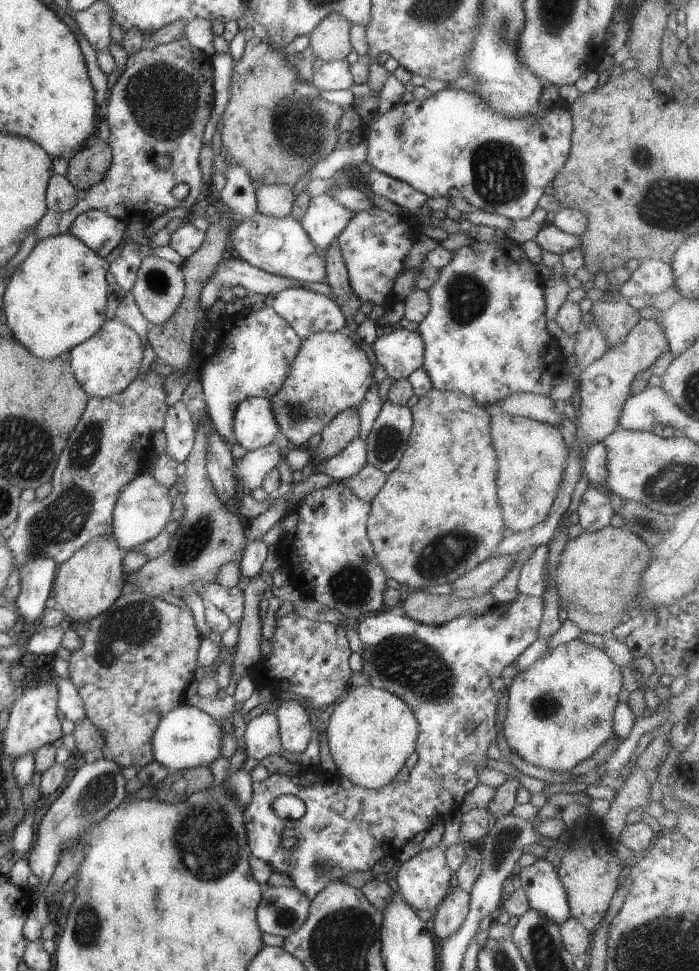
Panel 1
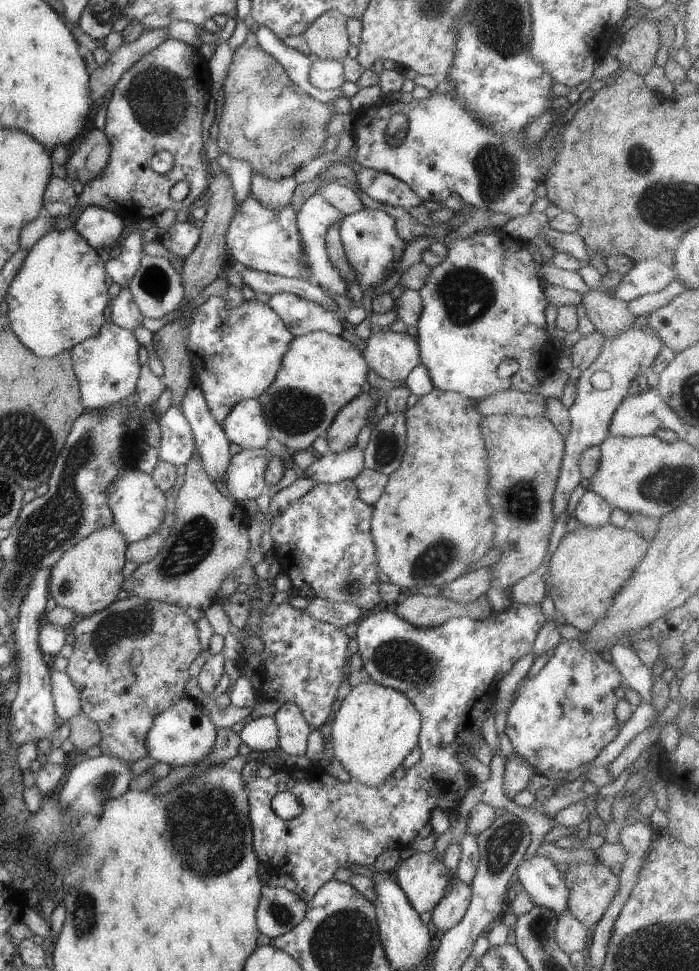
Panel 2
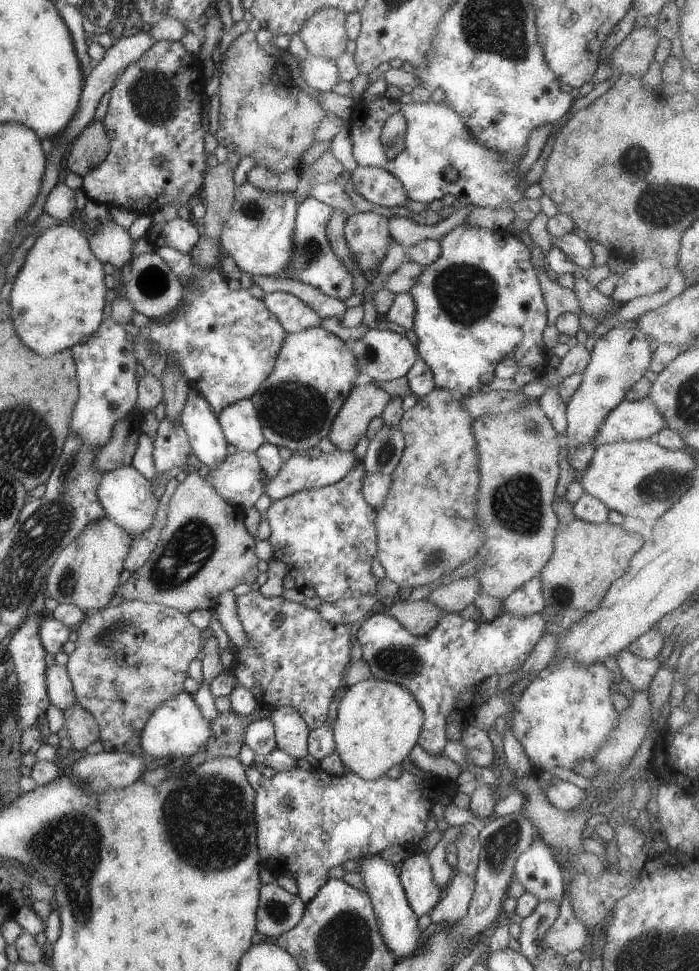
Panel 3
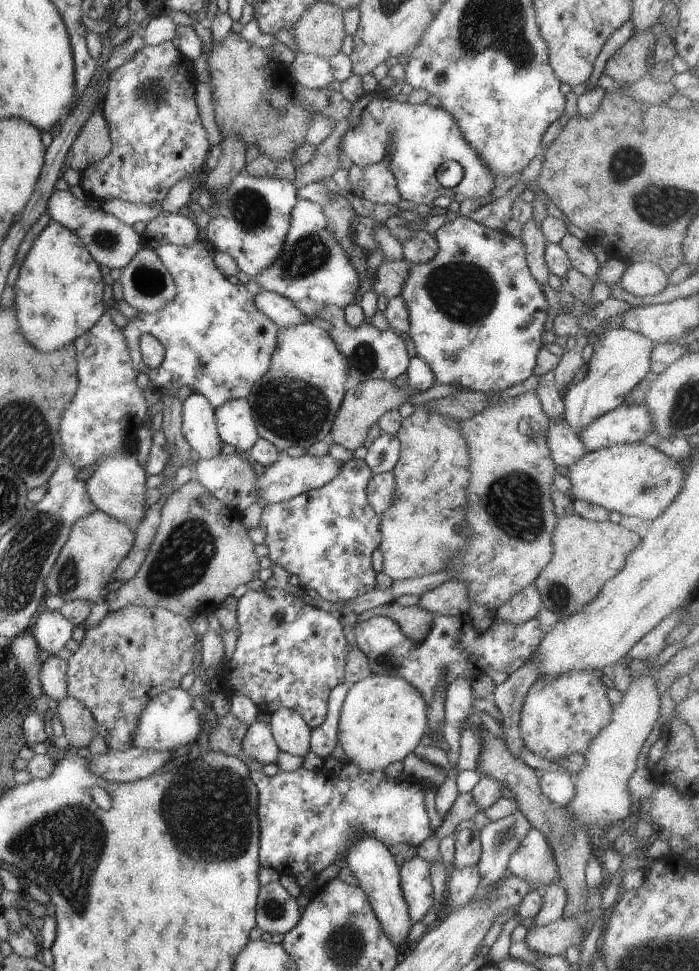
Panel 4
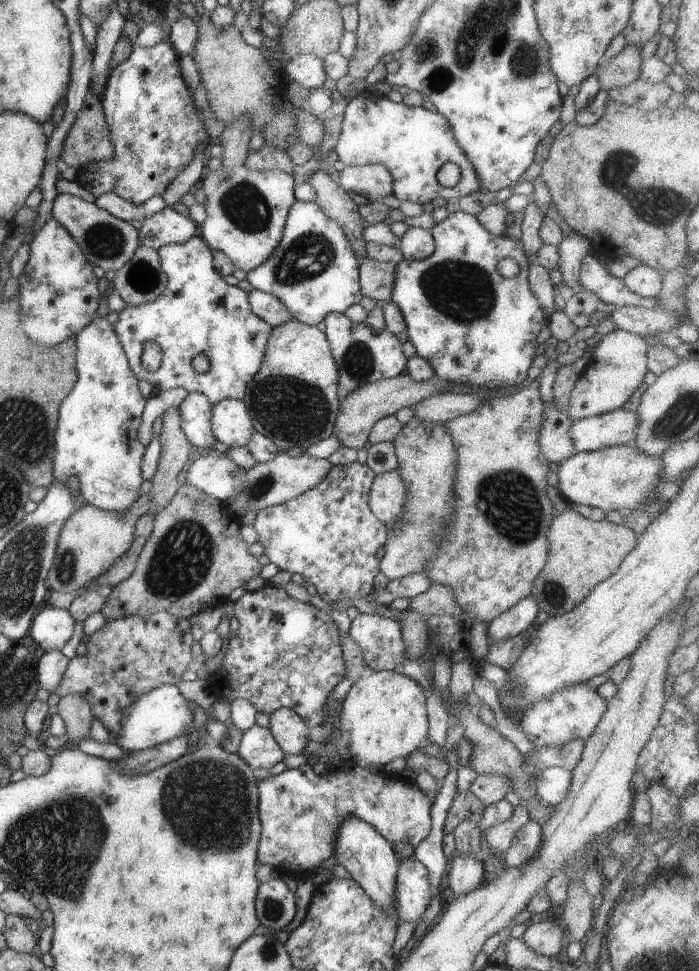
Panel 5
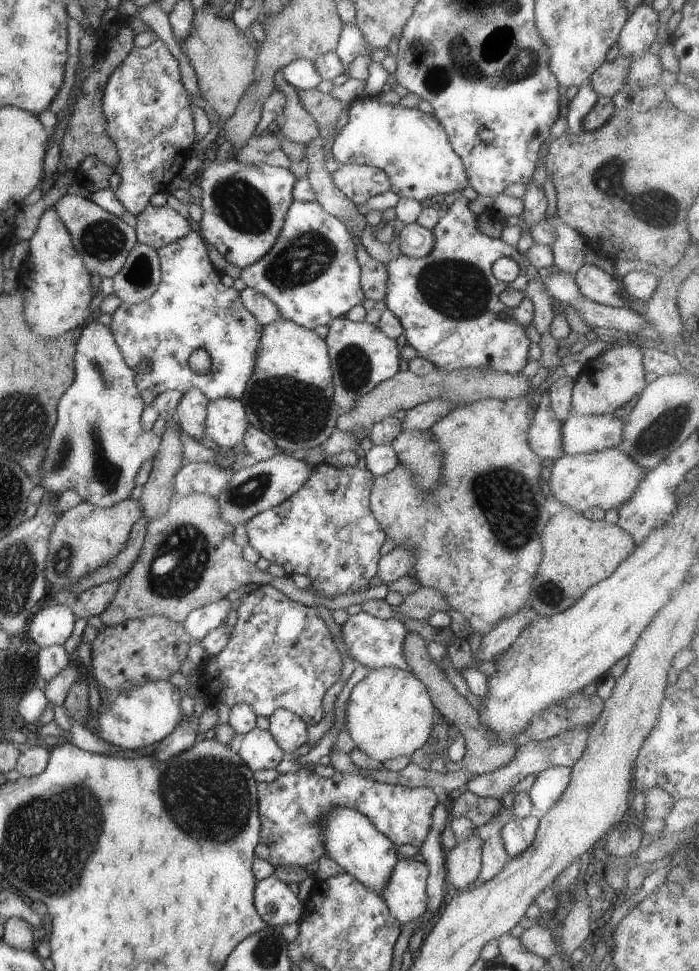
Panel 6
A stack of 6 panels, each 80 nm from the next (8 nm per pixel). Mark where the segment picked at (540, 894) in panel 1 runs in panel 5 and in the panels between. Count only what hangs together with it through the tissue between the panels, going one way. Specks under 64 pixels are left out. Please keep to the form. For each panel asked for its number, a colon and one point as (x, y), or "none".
2: (542, 880)
3: (535, 869)
4: (532, 860)
5: (525, 842)

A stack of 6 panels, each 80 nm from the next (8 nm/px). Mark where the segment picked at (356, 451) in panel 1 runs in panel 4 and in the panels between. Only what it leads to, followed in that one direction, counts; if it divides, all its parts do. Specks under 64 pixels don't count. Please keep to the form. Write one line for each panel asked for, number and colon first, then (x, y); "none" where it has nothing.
2: (330, 467)
3: (298, 473)
4: (287, 477)

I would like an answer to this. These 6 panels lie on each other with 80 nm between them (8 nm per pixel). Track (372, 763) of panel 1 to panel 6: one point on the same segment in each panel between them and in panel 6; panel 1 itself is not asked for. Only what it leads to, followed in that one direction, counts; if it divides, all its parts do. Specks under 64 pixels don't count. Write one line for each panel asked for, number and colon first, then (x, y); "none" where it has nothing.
2: (375, 727)
3: (377, 723)
4: (381, 718)
5: (383, 716)
6: (389, 714)

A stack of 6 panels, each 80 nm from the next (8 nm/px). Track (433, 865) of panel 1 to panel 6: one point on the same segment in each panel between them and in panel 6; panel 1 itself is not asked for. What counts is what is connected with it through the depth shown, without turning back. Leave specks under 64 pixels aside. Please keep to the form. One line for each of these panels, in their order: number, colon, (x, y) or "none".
2: (424, 879)
3: (414, 873)
4: (414, 873)
5: (411, 891)
6: (404, 894)

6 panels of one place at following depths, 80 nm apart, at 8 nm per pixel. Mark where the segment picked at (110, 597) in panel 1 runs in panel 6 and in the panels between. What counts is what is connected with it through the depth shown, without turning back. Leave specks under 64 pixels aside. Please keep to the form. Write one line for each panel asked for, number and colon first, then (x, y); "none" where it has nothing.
2: (86, 578)
3: (86, 573)
4: (96, 543)
5: (91, 539)
6: (83, 538)

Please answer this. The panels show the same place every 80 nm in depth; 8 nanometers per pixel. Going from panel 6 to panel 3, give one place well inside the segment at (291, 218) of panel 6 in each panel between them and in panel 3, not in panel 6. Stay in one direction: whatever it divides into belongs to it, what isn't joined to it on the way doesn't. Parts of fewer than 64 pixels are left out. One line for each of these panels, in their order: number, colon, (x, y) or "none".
3: (313, 262)
4: (312, 270)
5: (312, 271)

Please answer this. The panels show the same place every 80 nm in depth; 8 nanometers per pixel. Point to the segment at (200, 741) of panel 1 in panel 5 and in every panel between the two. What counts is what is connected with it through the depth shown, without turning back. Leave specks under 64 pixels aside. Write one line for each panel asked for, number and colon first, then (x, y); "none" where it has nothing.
2: (182, 734)
3: (175, 728)
4: (168, 720)
5: (160, 715)

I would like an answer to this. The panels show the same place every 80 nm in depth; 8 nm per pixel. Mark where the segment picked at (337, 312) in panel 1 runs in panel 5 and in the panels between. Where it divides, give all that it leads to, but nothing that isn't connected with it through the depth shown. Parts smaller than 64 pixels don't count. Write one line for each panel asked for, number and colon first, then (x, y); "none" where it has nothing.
2: (300, 315)
3: (294, 315)
4: (281, 311)
5: (264, 306)

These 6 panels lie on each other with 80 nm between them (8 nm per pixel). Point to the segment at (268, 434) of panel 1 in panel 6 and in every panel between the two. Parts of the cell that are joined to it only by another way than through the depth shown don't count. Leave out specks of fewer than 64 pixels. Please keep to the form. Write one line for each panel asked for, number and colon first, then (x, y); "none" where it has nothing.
2: (244, 424)
3: (240, 427)
4: (235, 425)
5: (230, 423)
6: (225, 422)

